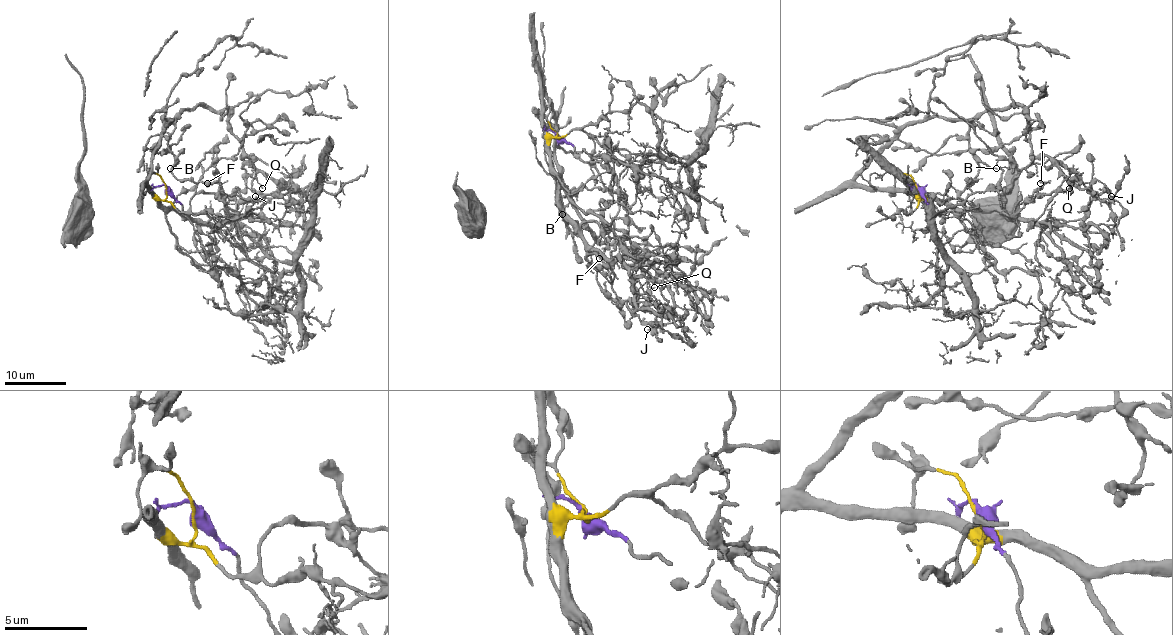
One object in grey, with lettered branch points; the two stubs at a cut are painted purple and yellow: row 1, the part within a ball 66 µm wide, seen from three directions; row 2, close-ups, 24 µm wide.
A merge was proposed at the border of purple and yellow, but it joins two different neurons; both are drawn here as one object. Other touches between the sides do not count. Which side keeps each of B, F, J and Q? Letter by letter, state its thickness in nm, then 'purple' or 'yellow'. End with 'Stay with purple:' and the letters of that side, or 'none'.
B: 110 nm thick; yellow
F: 180 nm thick; yellow
J: 90 nm thick; yellow
Q: 100 nm thick; yellow
Stay with purple: none

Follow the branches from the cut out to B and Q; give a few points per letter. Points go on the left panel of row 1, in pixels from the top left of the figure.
B: (165, 189), (167, 196), (161, 199), (148, 181), (164, 117), (174, 125), (168, 149), (177, 161), (170, 169)
Q: (165, 189), (161, 199), (148, 181), (164, 117), (196, 106), (228, 114), (228, 129), (263, 189)

